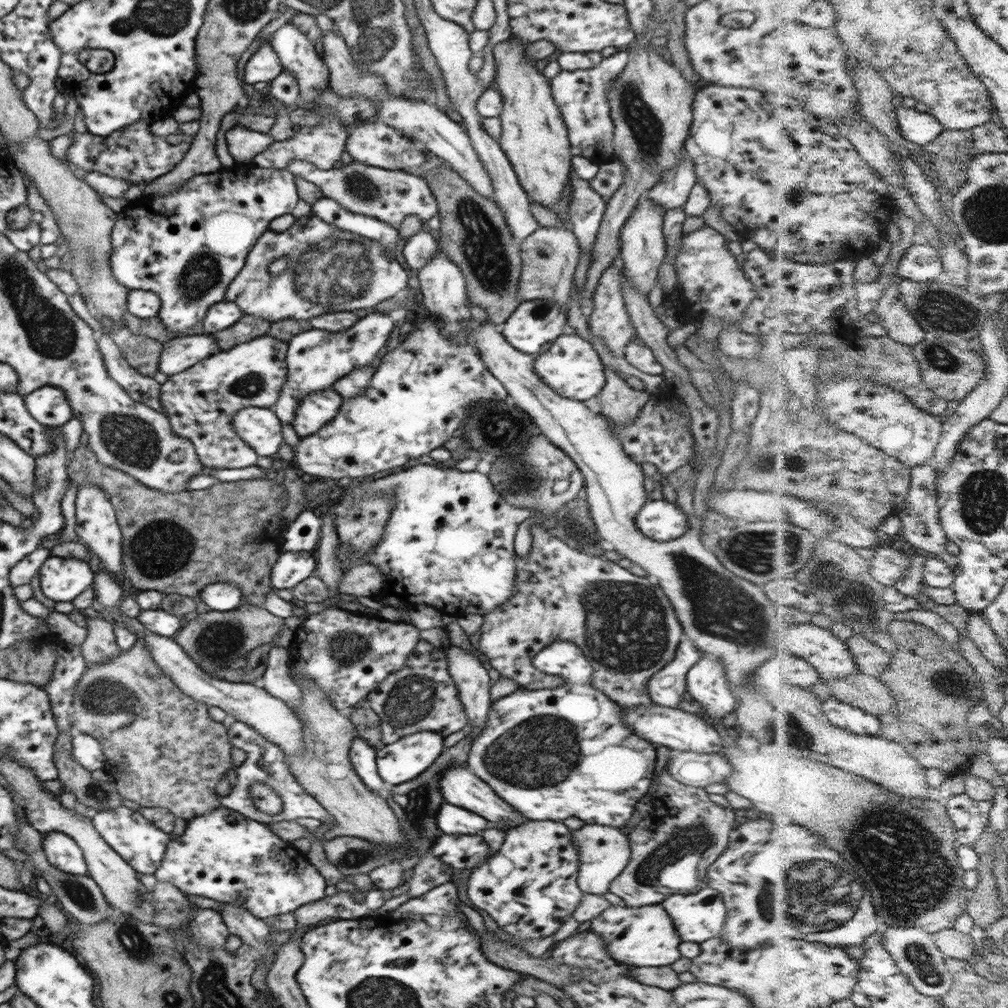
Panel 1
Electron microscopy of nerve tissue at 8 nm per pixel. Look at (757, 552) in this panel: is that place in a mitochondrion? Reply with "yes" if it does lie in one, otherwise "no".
yes

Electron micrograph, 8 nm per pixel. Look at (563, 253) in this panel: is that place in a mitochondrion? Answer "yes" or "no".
no

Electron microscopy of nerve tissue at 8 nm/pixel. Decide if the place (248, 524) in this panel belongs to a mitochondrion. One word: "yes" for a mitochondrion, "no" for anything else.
no

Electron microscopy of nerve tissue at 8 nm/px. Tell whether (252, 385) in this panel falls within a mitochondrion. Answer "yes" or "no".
yes

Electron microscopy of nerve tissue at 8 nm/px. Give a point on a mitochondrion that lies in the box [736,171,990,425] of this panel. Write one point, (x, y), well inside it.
(941, 310)

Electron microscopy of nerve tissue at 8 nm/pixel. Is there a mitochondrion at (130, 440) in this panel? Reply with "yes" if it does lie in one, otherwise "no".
yes

